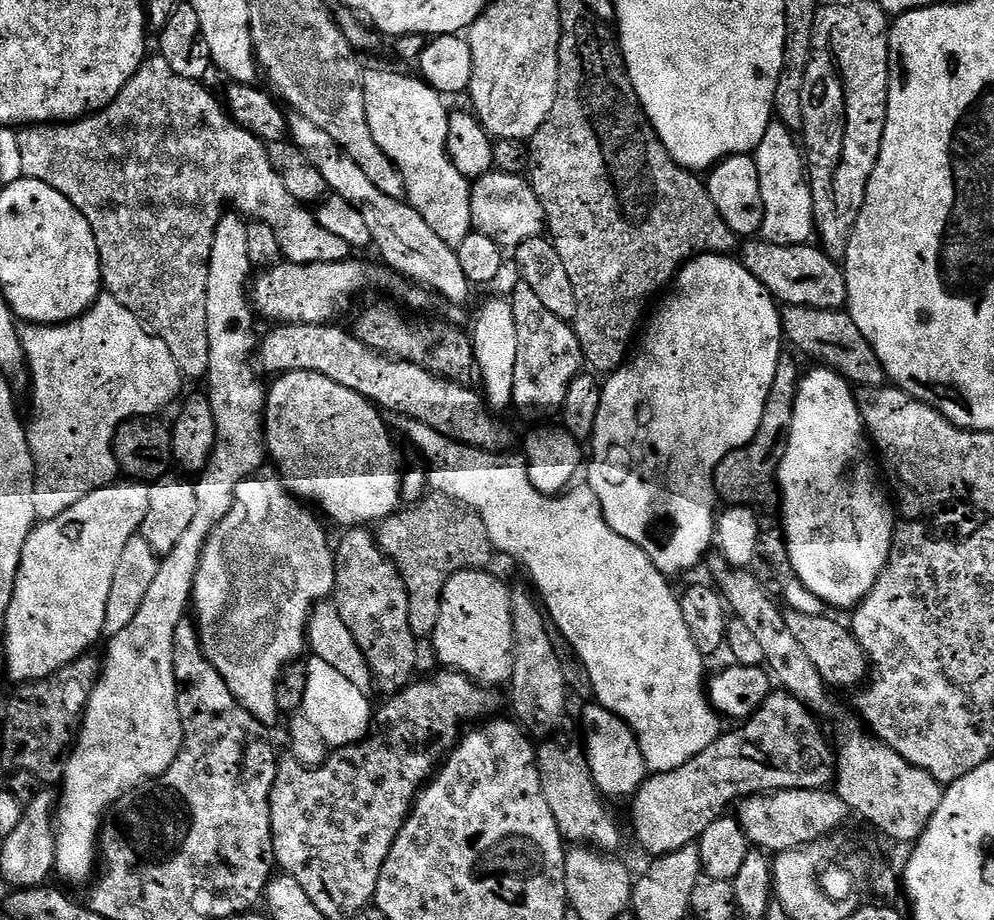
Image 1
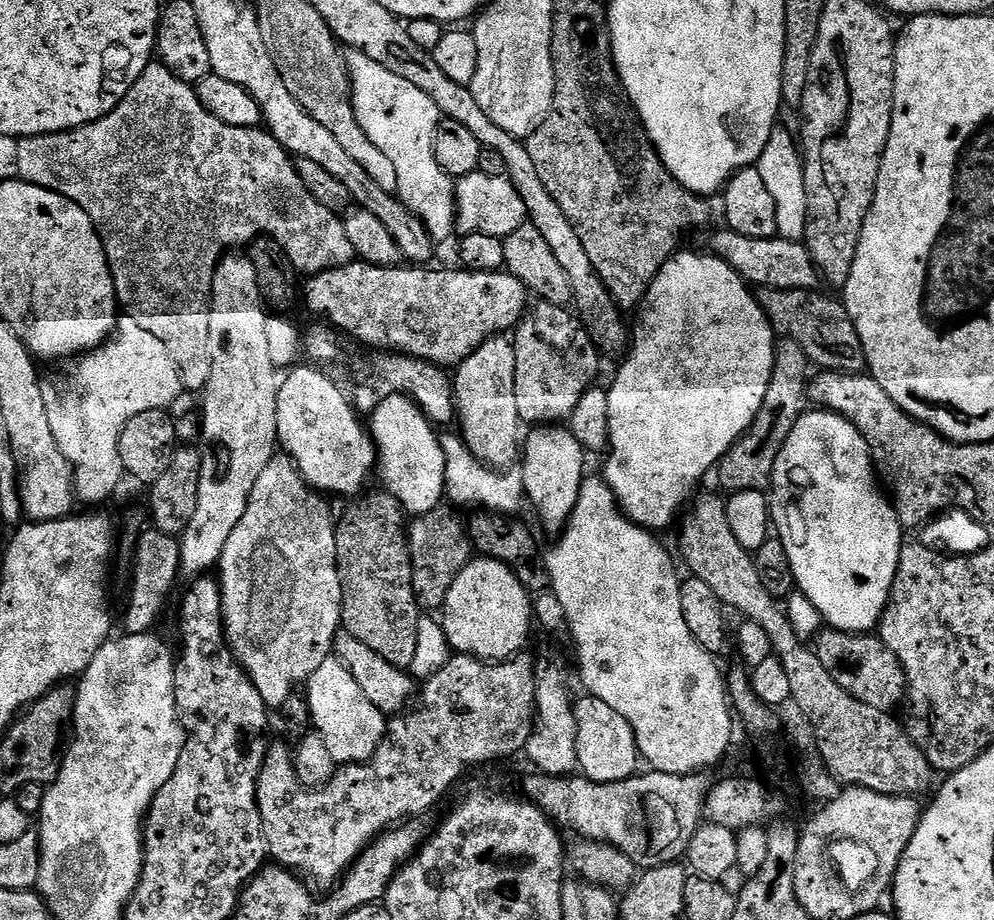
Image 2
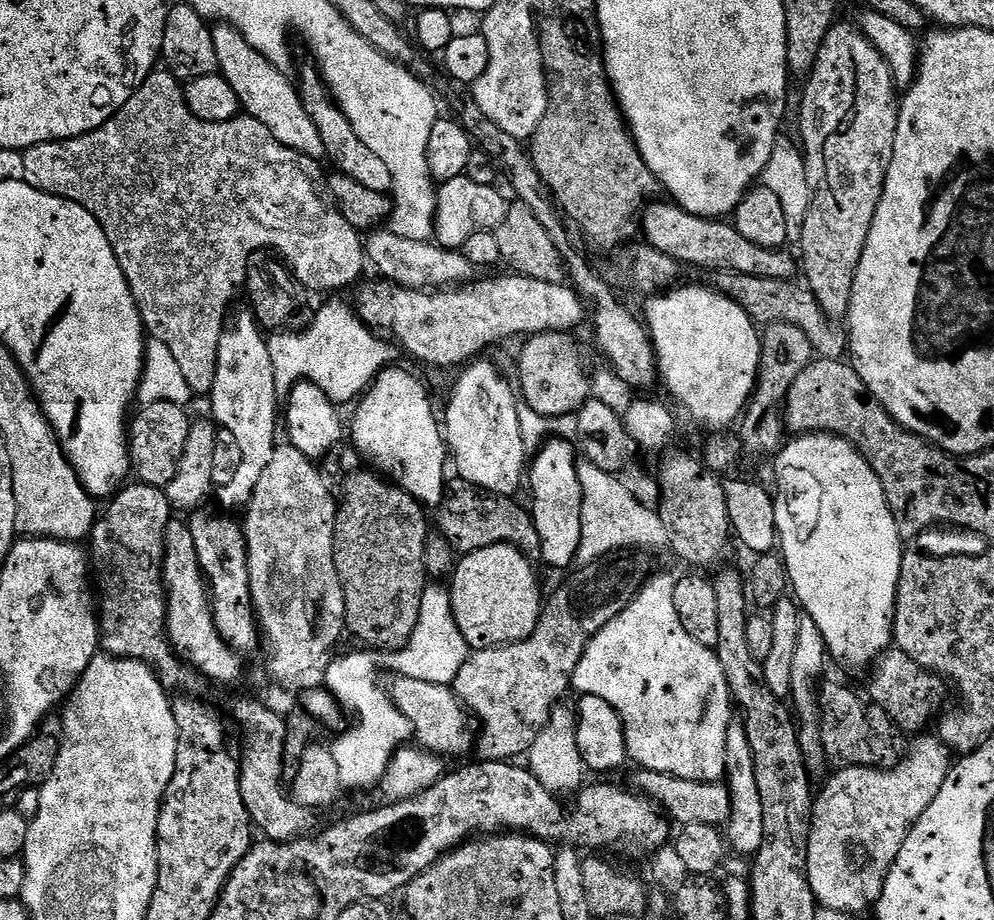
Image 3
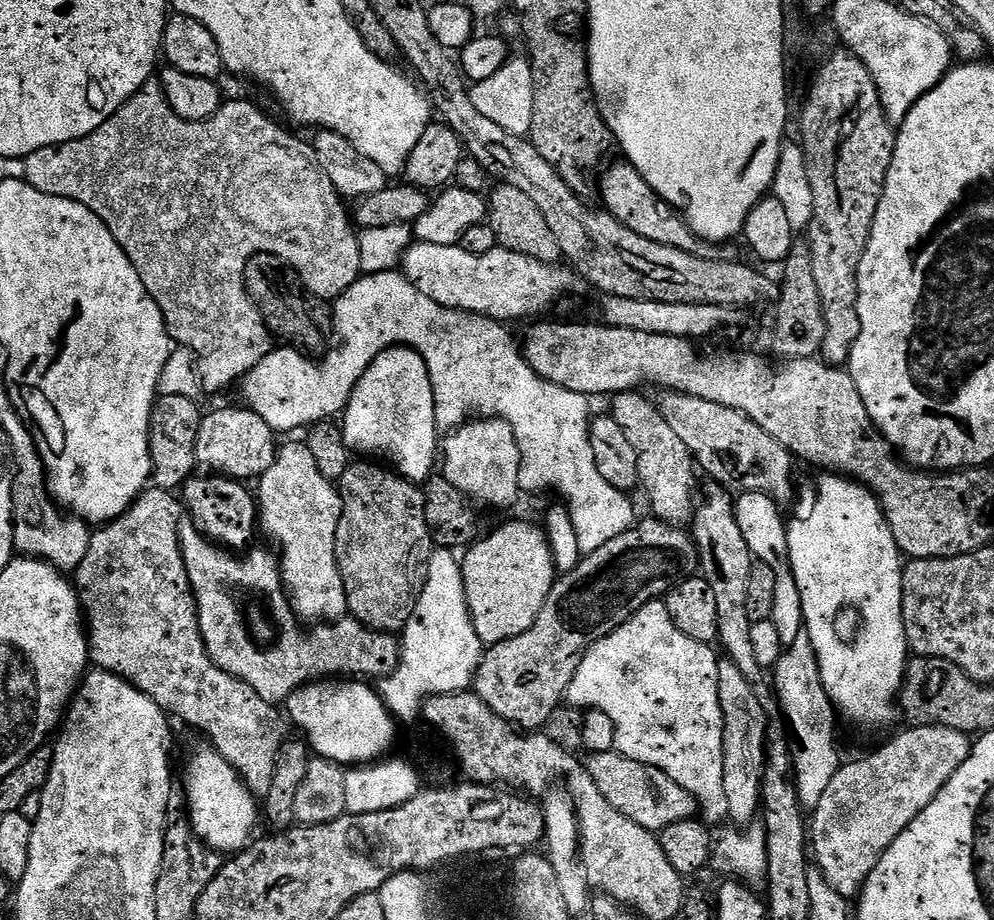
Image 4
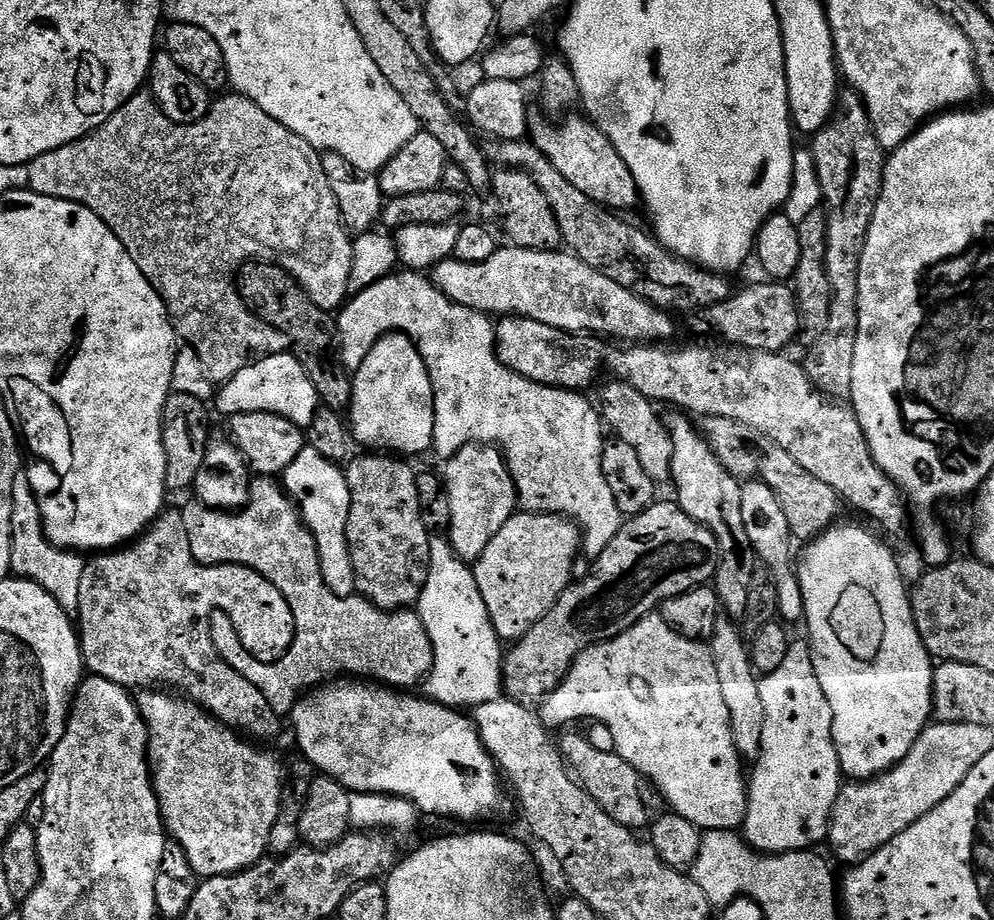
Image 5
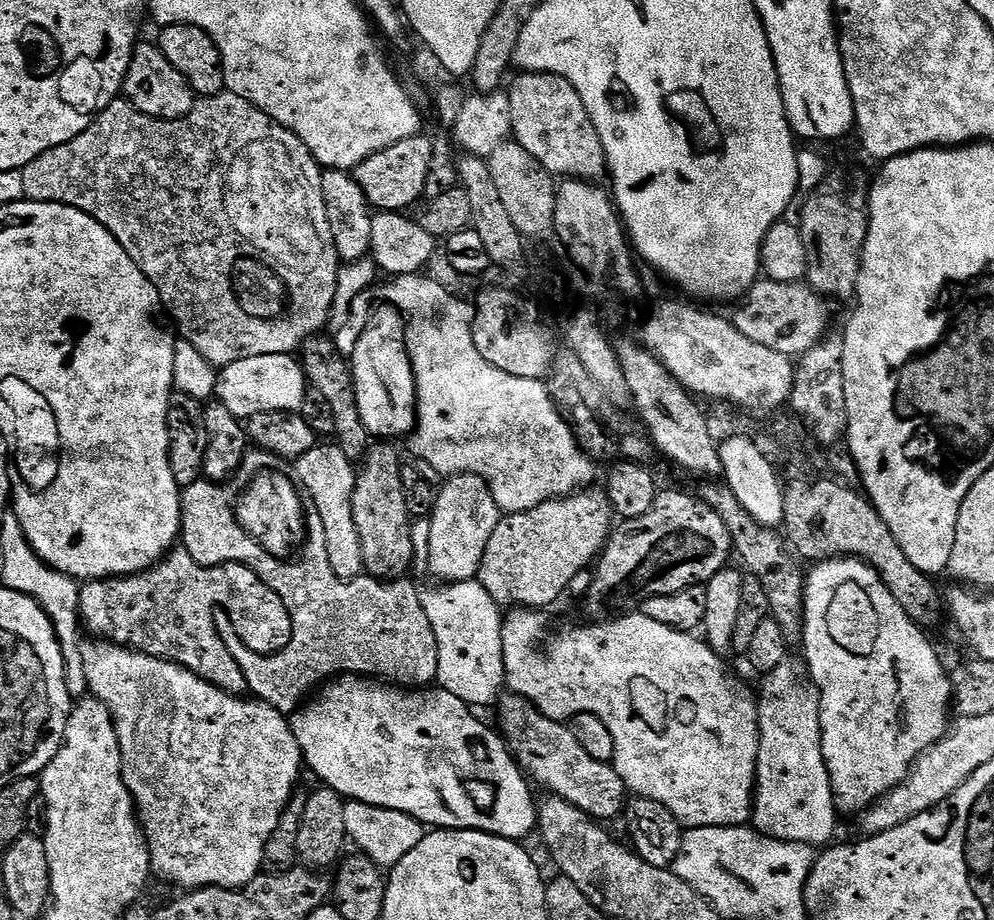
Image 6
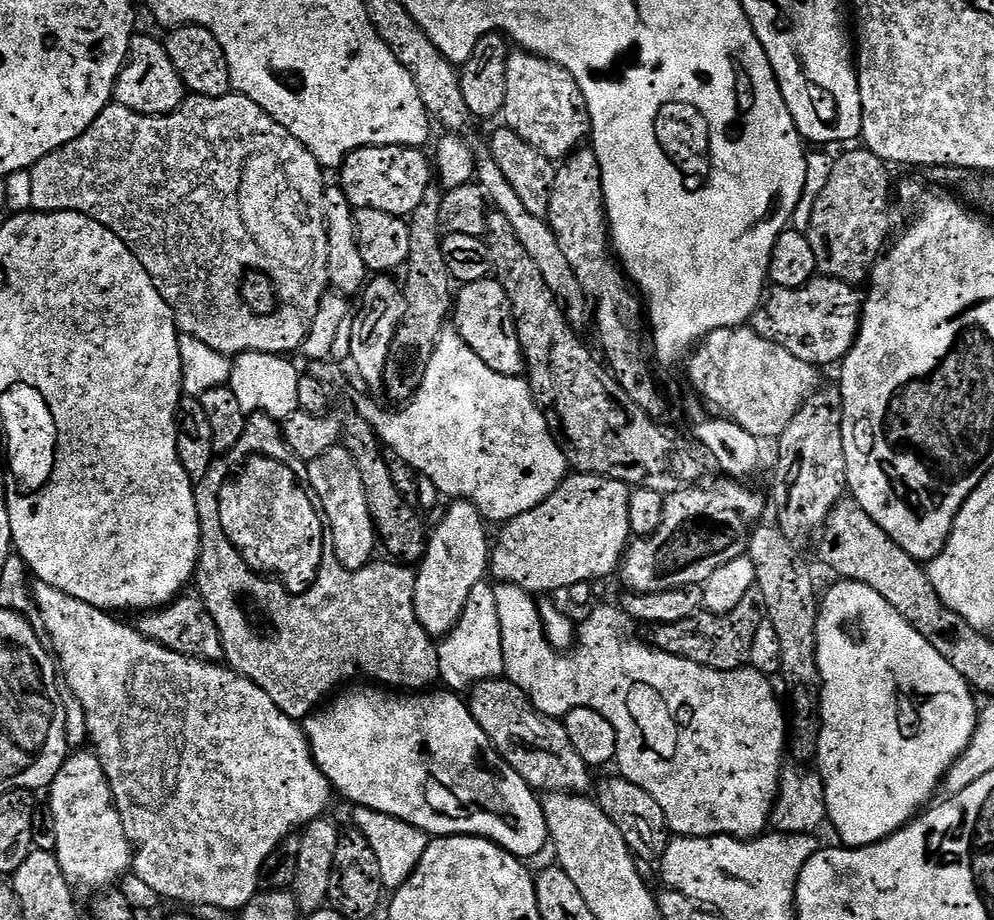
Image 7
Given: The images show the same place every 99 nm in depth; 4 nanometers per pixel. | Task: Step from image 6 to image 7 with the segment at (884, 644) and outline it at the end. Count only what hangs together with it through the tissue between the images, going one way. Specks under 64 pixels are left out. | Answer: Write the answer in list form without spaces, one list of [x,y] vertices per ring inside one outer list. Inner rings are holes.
[[[841,579],[836,583],[840,584],[834,585],[825,596],[823,593],[816,614],[816,661],[820,671],[820,737],[816,743],[814,764],[820,767],[818,775],[824,785],[826,820],[829,825],[832,823],[833,830],[840,835],[839,843],[846,848],[865,848],[894,835],[905,824],[911,824],[933,799],[931,796],[935,794],[936,788],[938,792],[941,787],[948,767],[966,750],[974,734],[978,703],[976,704],[977,697],[973,689],[968,687],[962,676],[946,662],[946,658],[942,658],[942,654],[938,654],[938,650],[934,650],[934,646],[930,646],[930,642],[926,642],[926,638],[922,638],[922,634],[914,630],[912,624],[898,614],[898,610],[894,610],[894,606],[890,606],[890,602],[886,602],[886,598],[882,598],[882,594],[853,580]]]

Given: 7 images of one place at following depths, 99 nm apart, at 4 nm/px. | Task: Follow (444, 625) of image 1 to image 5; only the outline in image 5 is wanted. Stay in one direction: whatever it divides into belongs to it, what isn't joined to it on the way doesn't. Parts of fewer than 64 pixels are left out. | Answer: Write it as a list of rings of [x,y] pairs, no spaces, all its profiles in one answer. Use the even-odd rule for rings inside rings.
[[[517,511],[506,526],[490,538],[486,550],[474,561],[474,573],[501,642],[523,638],[526,630],[558,602],[573,581],[571,567],[581,548],[581,529],[569,517],[552,516],[549,512]]]

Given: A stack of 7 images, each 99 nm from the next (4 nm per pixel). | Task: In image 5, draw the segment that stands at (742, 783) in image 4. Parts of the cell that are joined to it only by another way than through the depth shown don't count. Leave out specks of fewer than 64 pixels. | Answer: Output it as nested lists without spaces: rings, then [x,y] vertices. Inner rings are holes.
[[[720,618],[714,626],[710,651],[714,658],[714,670],[718,670],[722,702],[726,702],[726,710],[730,710],[732,741],[741,757],[755,758],[759,754],[759,743],[762,742],[763,702],[759,693],[758,673],[752,667],[750,648],[743,638],[741,629],[731,619]]]

